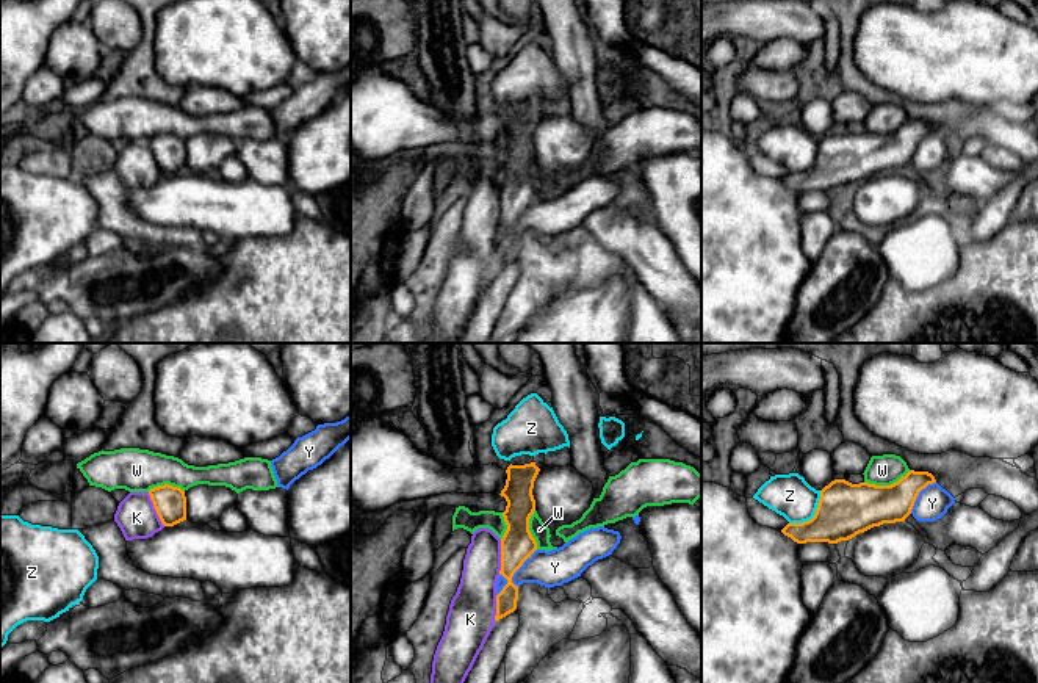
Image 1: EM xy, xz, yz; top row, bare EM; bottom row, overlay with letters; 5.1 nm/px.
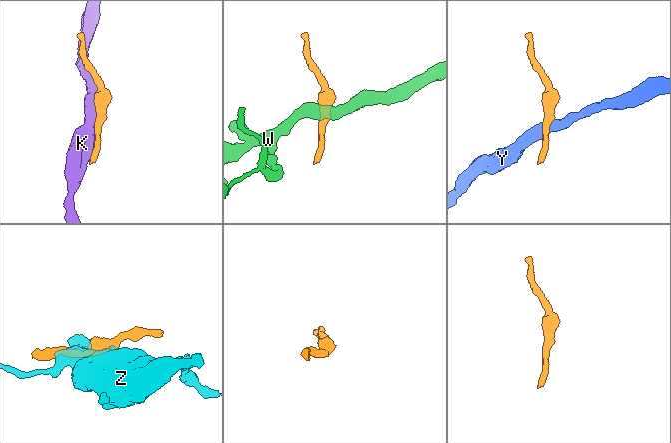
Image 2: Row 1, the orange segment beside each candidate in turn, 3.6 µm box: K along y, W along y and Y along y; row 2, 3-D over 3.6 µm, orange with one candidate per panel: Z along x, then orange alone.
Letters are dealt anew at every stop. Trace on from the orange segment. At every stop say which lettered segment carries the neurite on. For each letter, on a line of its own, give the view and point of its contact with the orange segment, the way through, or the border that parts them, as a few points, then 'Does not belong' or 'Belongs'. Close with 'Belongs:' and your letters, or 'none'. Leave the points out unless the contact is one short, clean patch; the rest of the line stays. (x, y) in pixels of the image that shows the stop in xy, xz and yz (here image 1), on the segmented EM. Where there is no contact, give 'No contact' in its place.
K: Touches orange at xz (501, 556). Does not belong
W: Touches orange at yz (886, 486). Boundary: yz (910, 470), (890, 484), (864, 483). Does not belong
Y: Touches orange at xz (520, 566). Boundary: xz (536, 549), (514, 574), (512, 583), (515, 586). Does not belong
Z: Touches orange at yz (814, 516). Boundary: yz (821, 491), (816, 513), (807, 520), (789, 523). Does not belong
Belongs: none

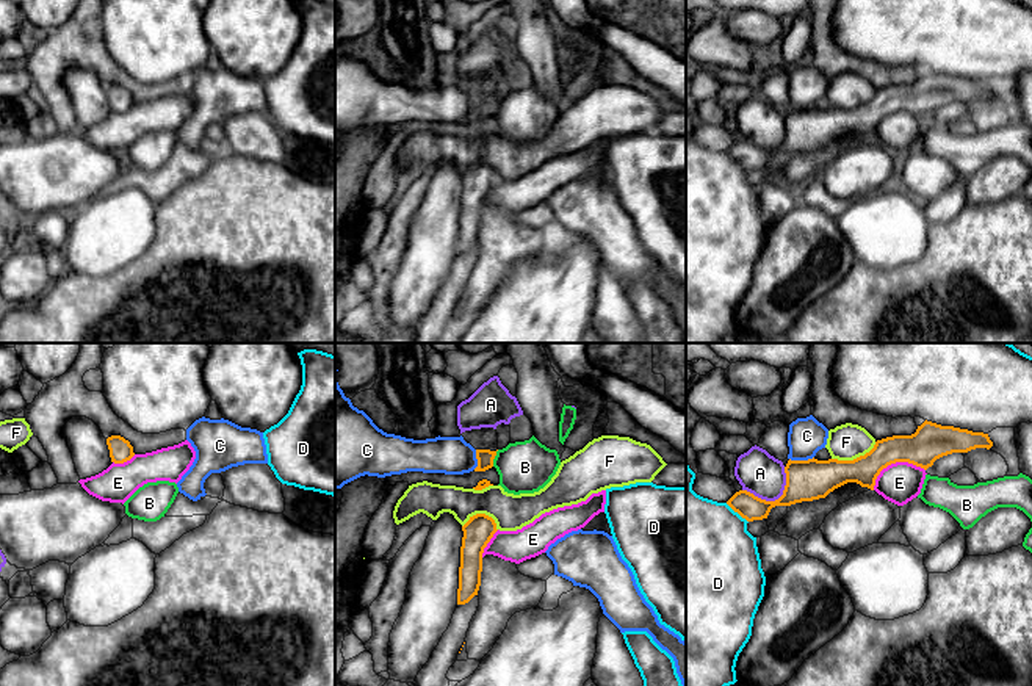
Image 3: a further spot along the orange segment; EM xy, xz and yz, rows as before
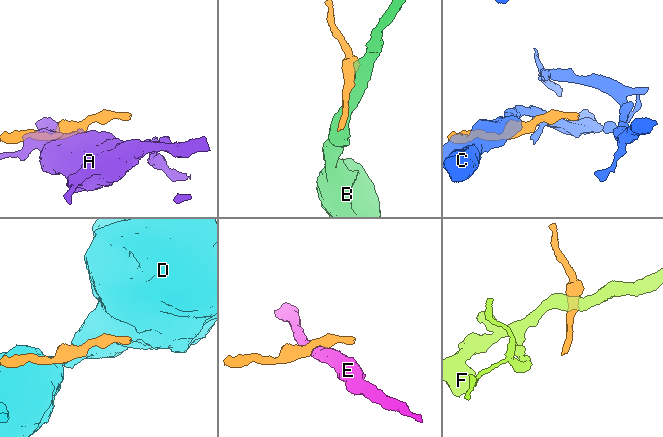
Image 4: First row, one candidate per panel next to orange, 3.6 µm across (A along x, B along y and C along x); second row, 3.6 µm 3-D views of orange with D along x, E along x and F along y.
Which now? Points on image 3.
A: Touches orange at yz (775, 500). Boundary: yz (785, 467), (785, 489), (777, 498), (761, 500), (743, 489). Does not belong
B: Touches orange at xz (494, 458). Boundary: xz (498, 450), (492, 465). Does not belong
C: Touches orange at yz (801, 461). Boundary: yz (813, 456), (790, 459). Does not belong
D: Touches orange at yz (736, 511). Does not belong
E: Touches orange at yz (893, 462). Boundary: yz (924, 469), (907, 462), (891, 462), (880, 472), (873, 489). Does not belong
F: Touches orange at yz (854, 459). Boundary: yz (876, 442), (868, 451), (852, 459), (832, 459). Does not belong
Belongs: none

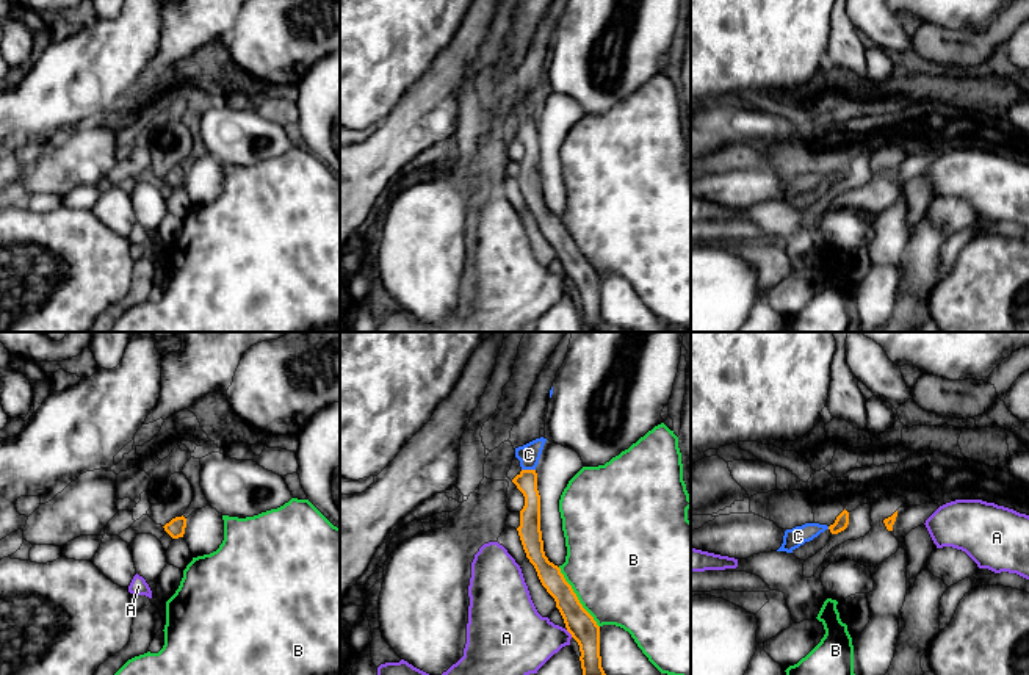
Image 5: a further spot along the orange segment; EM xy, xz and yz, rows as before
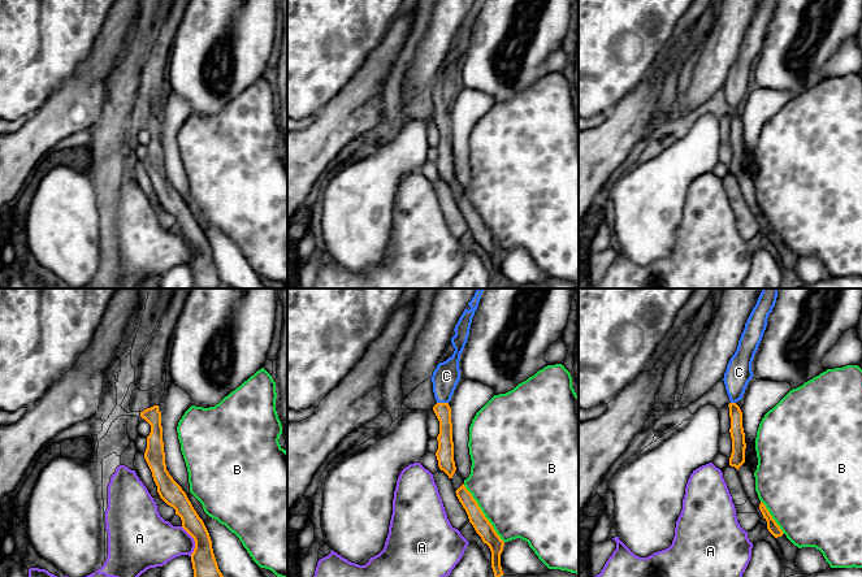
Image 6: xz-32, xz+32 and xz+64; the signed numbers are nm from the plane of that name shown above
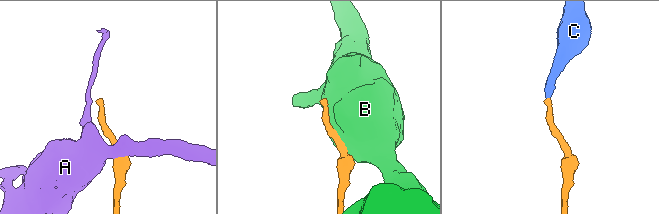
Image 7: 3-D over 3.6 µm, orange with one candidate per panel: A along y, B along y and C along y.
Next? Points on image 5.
A: Touches orange at xz (569, 631). Boundary: xz (566, 630), (572, 636). Does not belong
B: Touches orange at xz (577, 597). Does not belong
C: Touches orange at xz (528, 470). Path across: xz (527, 481), (528, 470), (528, 454). Belongs
Belongs: C

